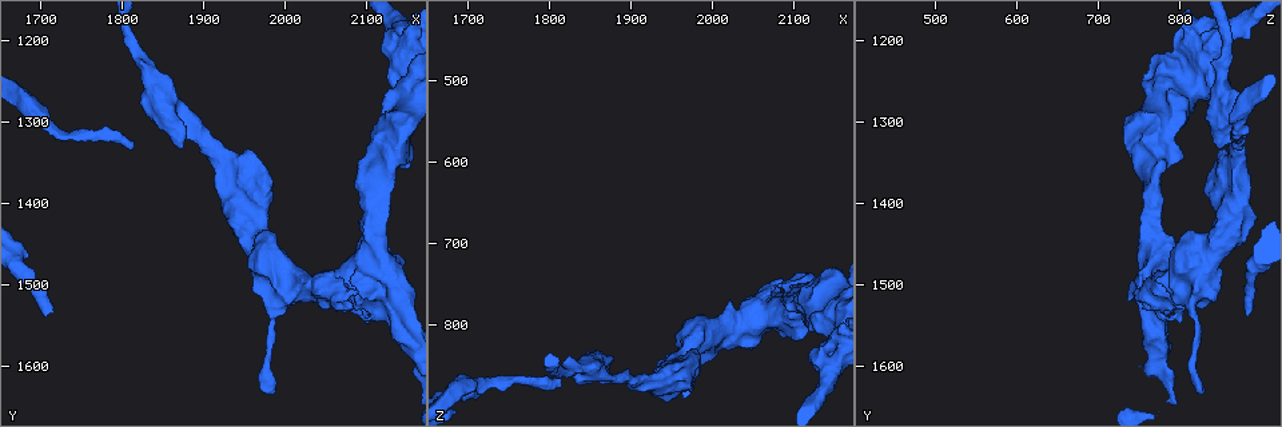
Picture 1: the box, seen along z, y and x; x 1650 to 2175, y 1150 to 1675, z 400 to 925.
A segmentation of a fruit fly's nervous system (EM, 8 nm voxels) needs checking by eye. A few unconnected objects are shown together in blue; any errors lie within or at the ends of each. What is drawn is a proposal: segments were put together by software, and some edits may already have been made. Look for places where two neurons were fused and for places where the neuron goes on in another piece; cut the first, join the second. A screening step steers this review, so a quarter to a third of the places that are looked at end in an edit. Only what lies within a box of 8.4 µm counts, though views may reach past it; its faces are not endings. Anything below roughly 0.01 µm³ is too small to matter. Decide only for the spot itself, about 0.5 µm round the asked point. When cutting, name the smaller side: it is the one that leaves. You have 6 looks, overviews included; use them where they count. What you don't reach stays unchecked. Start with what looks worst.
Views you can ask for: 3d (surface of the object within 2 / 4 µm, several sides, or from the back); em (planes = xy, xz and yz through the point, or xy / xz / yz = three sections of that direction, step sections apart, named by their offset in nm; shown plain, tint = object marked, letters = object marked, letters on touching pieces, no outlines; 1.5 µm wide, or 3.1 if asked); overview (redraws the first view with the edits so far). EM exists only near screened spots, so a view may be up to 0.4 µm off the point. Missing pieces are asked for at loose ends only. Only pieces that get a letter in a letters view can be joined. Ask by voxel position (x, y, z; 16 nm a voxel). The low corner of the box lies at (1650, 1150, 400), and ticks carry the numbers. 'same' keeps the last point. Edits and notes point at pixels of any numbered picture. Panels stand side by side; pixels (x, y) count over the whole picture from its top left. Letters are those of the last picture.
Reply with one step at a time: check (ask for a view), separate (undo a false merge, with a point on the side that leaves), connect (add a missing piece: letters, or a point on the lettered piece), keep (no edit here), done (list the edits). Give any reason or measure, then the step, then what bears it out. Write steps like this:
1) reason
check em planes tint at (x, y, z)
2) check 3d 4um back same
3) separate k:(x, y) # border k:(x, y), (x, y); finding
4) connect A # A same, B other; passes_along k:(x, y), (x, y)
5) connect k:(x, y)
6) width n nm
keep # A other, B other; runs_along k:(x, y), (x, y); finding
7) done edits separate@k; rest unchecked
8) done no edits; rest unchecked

an open end
check 3d 2um at (1810, 1330, 870)

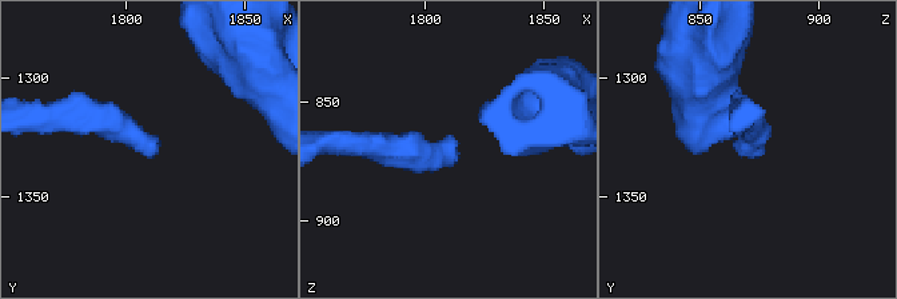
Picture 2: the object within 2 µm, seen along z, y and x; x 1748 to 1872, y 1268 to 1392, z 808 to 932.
check em planes letters at (1813, 1331, 867)

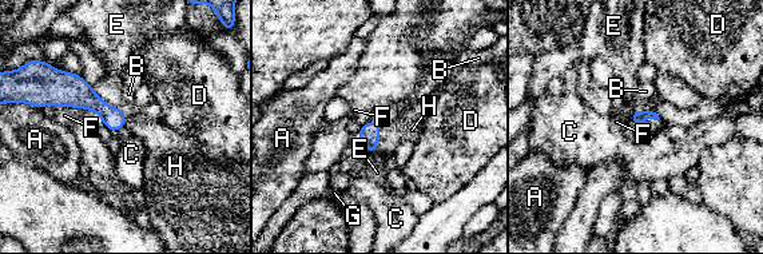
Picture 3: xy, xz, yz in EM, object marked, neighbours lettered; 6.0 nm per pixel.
connect H # A other, B other, C other, D other, E other, F other, G other, H same; passes_along 3:(369, 134), (378, 139), (390, 135); it goes on there

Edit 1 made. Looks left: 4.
redraw
check overview

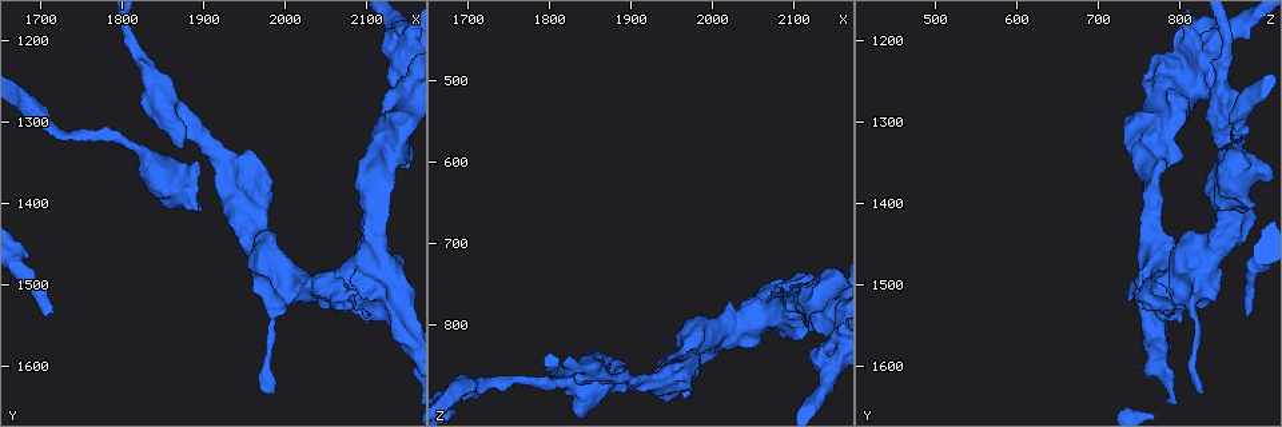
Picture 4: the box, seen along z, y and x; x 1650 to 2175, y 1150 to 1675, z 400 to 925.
long arm stops here
check em xy step 8 tint at (1715, 1540, 880)

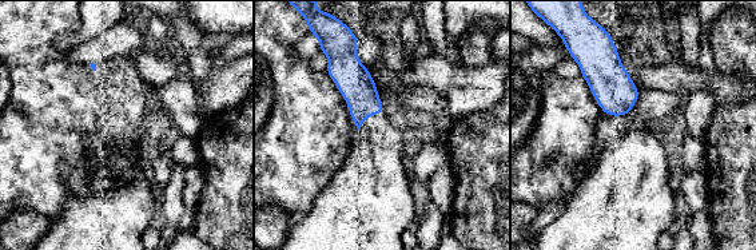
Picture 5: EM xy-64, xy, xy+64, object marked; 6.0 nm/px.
another direction
check em planes letters same

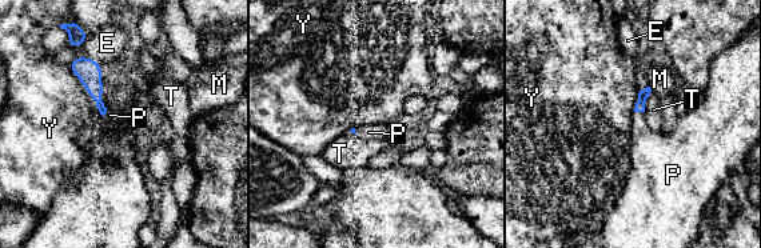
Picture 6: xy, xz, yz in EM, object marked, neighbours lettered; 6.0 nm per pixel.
connect P # E other, M other, P same, T other, Y other; it goes on there

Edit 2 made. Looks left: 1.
done edits connect@3, connect@6; rest unchecked

